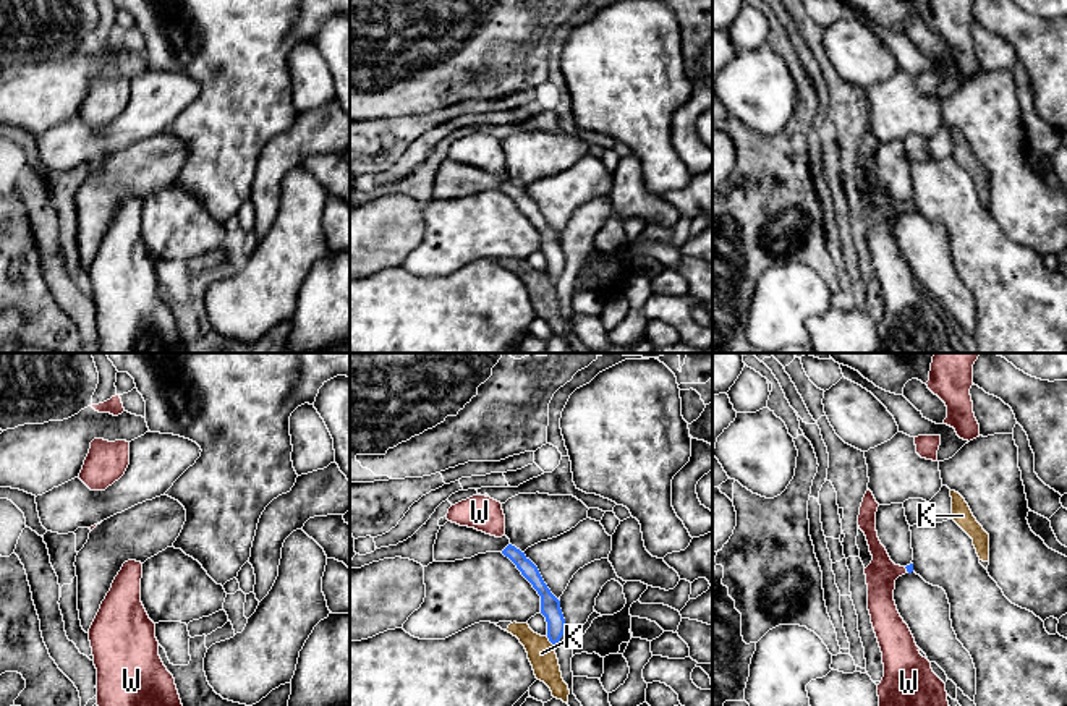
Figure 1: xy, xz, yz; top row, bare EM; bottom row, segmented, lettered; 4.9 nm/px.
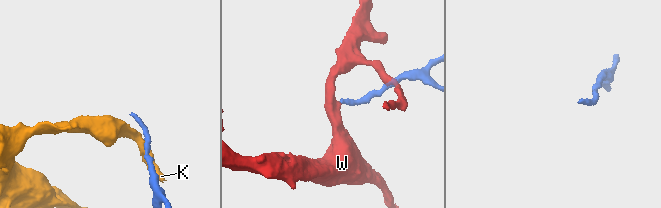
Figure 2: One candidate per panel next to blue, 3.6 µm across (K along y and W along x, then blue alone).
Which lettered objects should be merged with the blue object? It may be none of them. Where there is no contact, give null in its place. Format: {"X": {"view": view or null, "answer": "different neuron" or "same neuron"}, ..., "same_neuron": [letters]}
{"K": {"view": "xz", "answer": "different neuron"}, "W": {"view": "yz", "answer": "same neuron"}, "same_neuron": ["W"]}

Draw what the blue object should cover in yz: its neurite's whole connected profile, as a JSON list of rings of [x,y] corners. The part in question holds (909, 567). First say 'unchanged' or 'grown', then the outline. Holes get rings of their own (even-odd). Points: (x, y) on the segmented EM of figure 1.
grown | [[[868,489],[860,507],[858,526],[873,555],[865,575],[868,610],[884,664],[884,677],[878,685],[879,706],[949,706],[946,683],[920,654],[908,625],[897,610],[895,580],[907,572],[912,573],[913,564],[900,567],[891,560],[876,531],[878,507]]]

